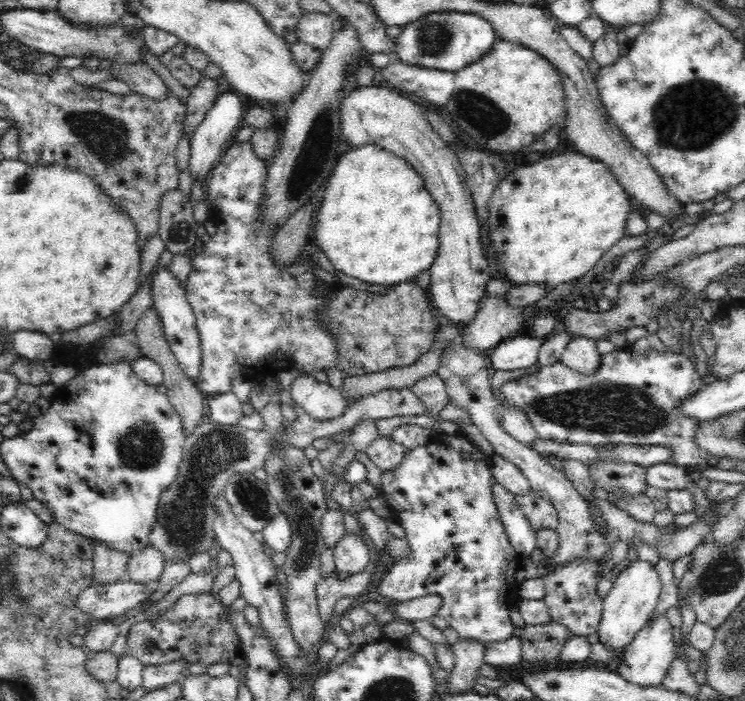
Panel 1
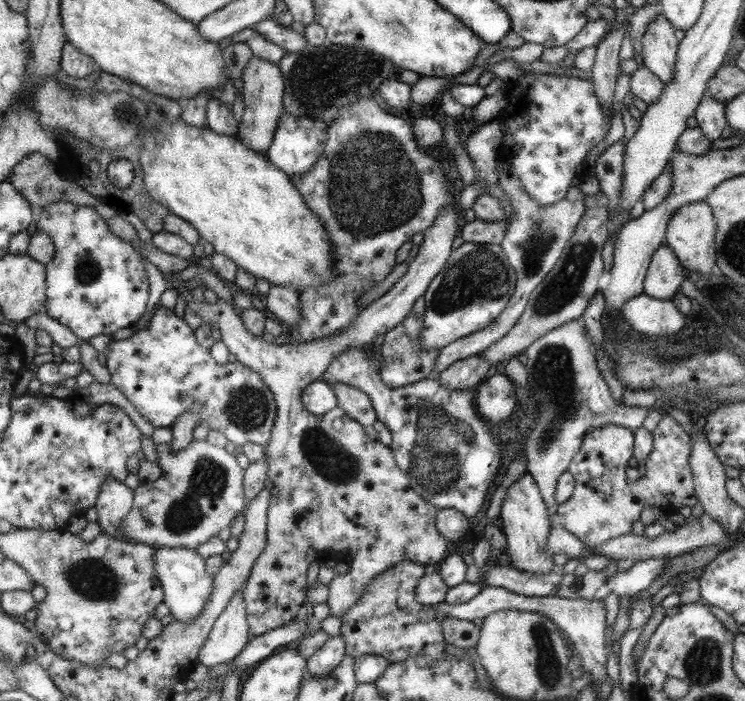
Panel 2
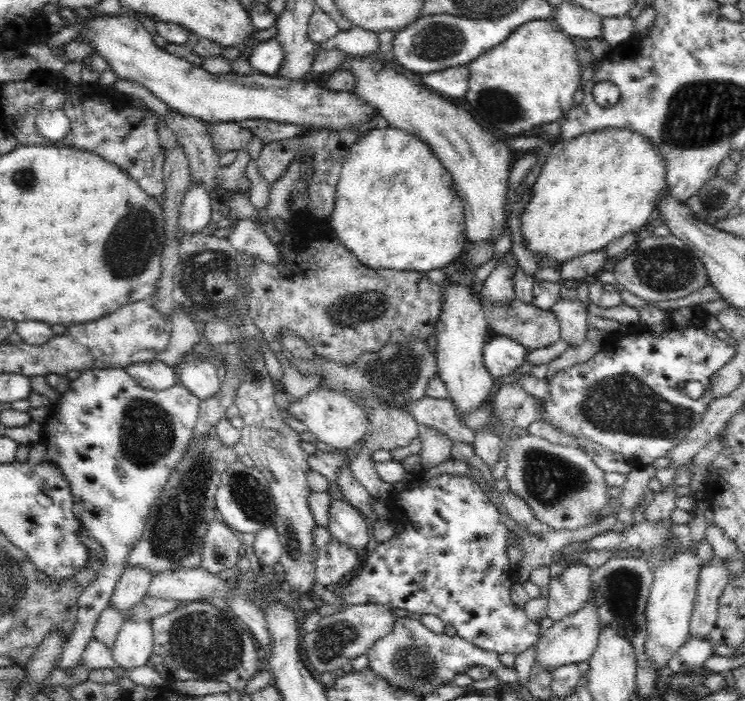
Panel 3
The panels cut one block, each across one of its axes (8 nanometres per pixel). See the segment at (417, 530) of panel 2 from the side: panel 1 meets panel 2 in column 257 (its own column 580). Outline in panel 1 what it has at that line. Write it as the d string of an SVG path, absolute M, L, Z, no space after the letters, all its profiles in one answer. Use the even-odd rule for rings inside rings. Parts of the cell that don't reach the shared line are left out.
M580 336L567 342L559 361L574 372L584 373L586 377L590 377L591 373L599 368L601 358L596 341ZM574 557L562 564L552 566L542 576L545 586L543 601L551 620L568 627L573 635L588 636L598 632L602 620L603 598L596 593L596 586L604 572L604 563L592 557Z

